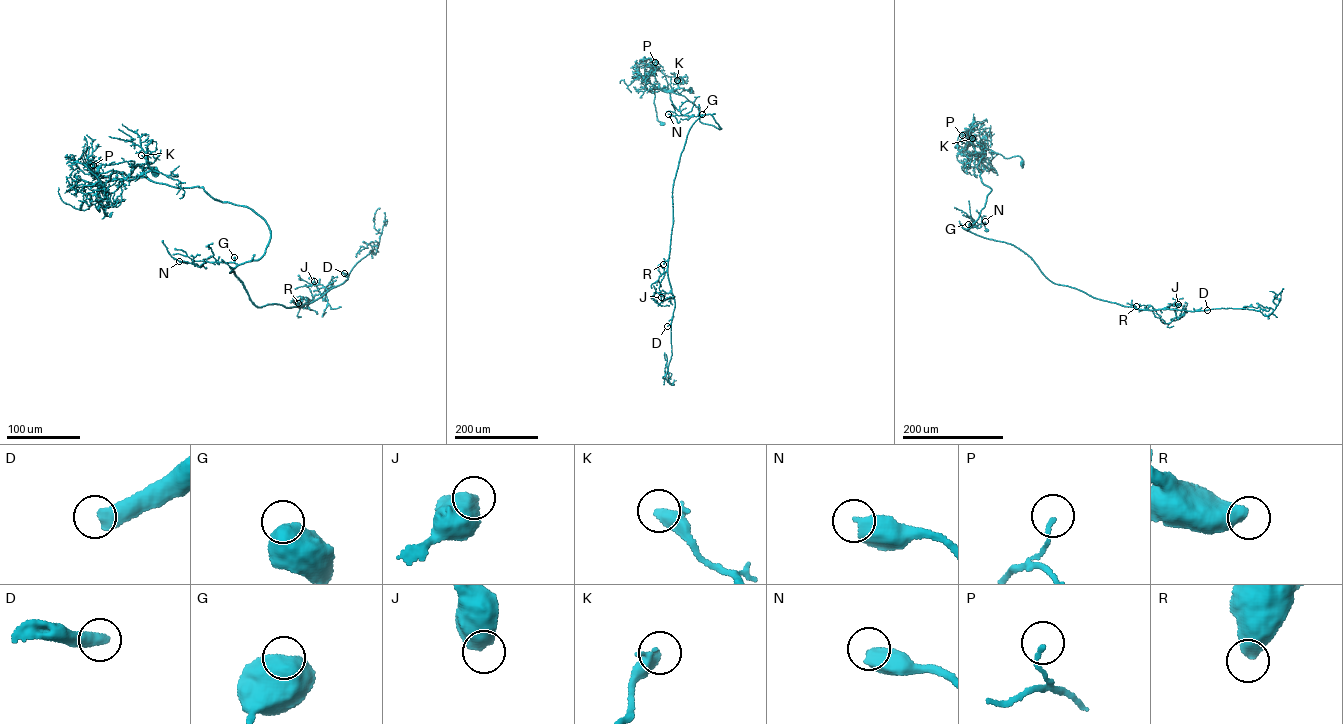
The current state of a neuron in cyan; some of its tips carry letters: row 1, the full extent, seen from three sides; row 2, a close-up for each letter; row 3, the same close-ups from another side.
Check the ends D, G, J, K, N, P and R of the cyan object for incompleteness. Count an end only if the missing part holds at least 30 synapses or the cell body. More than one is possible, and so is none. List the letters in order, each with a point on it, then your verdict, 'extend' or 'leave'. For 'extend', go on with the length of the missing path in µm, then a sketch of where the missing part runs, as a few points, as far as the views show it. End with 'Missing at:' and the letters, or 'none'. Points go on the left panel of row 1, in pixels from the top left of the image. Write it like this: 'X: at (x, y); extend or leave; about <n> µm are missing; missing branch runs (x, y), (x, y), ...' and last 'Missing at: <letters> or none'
D: at (344, 273); extend; about 100 µm are missing; missing branch runs (344, 273), (338, 281), (336, 304), (329, 311)
G: at (234, 257); leave
J: at (314, 281); leave
K: at (141, 155); leave
N: at (179, 261); leave
P: at (93, 165); leave
R: at (298, 303); leave
Missing at: D

